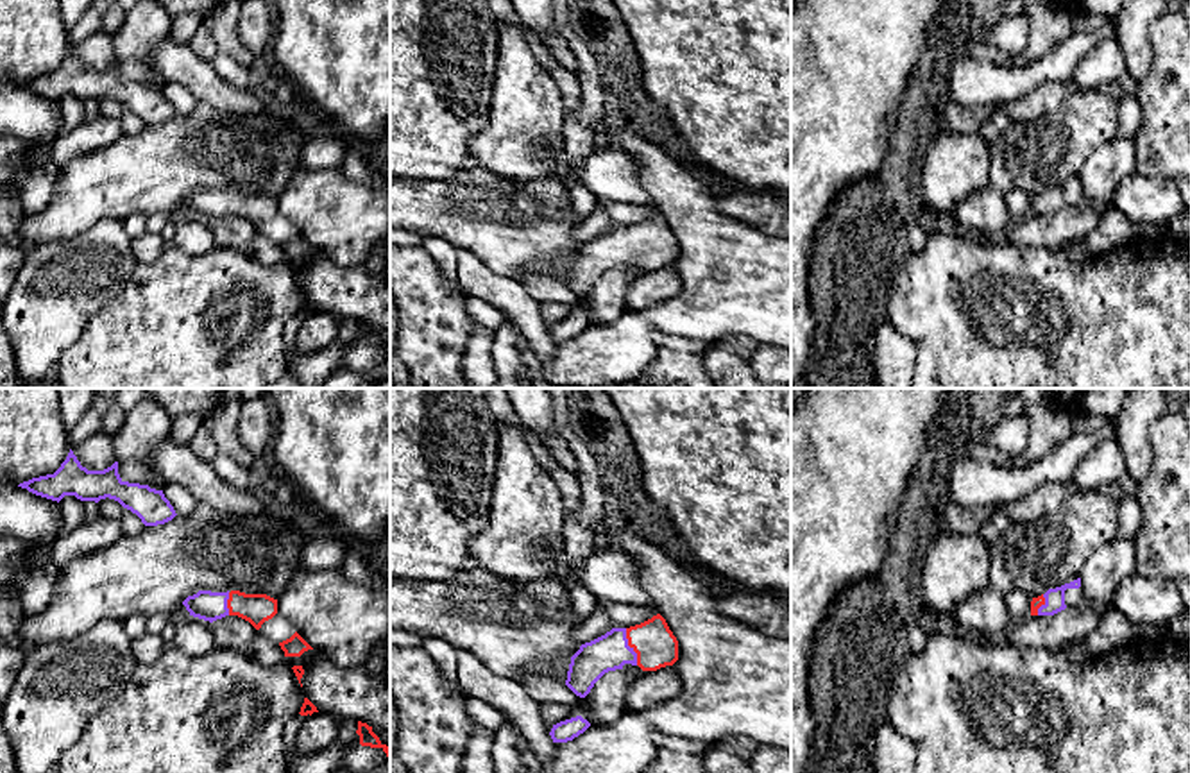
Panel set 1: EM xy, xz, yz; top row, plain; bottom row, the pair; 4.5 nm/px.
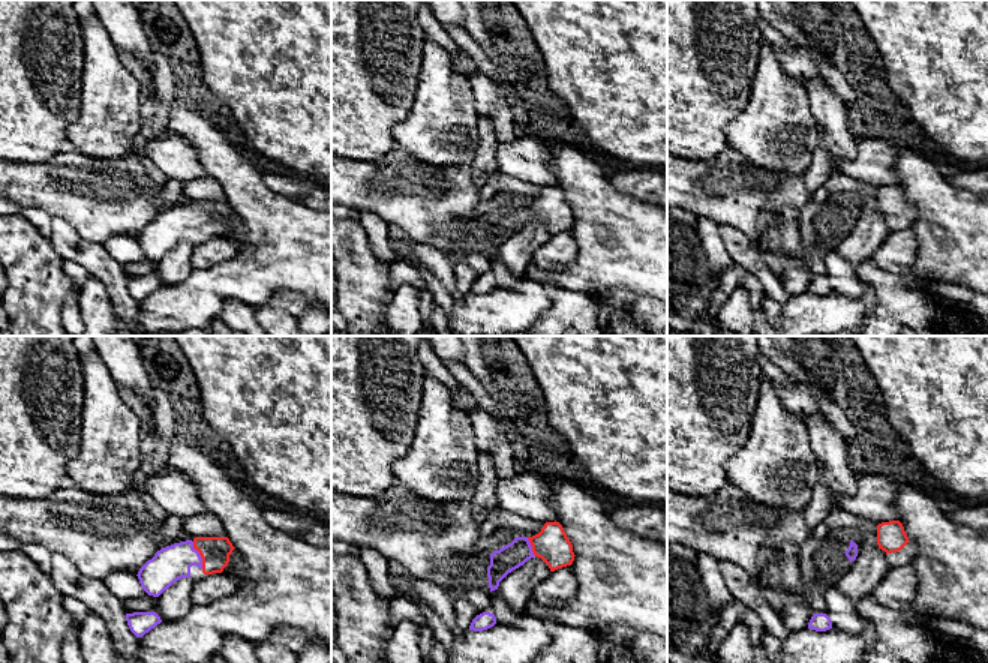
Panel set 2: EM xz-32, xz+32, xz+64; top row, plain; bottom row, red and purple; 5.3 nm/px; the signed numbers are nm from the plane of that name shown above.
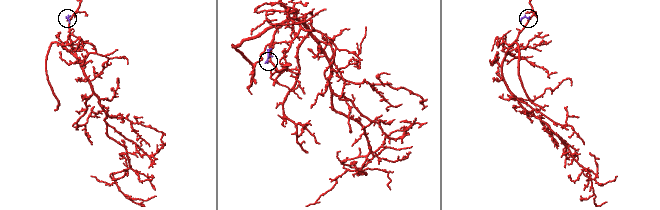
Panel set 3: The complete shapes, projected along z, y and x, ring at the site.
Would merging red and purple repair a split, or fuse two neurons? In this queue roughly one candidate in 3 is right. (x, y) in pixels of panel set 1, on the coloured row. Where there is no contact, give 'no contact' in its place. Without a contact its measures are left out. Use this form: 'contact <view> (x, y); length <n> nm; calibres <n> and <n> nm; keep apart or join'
contact xz (628, 645); length 180 nm; calibres 190 and 170 nm; join

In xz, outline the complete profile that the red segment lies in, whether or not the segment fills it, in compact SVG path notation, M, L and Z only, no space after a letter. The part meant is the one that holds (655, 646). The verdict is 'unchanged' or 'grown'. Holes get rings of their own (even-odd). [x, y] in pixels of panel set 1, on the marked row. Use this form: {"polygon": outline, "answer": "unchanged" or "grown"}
{"polygon": "M657 614L651 619L630 626L612 628L605 635L585 642L571 657L565 685L585 698L594 684L608 671L625 664L642 671L657 671L678 660L678 641L666 619Z", "answer": "grown"}

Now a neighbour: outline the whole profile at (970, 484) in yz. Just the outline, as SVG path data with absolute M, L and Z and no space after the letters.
M1111 422L1093 433L1072 435L1041 460L1015 469L991 462L956 458L947 474L947 505L968 508L1009 505L1041 485L1070 487L1075 465L1104 440L1115 440L1115 426Z

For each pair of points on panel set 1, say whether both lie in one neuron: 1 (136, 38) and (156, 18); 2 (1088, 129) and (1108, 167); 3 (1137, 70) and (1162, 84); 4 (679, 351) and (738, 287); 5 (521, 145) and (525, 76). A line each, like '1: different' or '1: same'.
1: same
2: different
3: different
4: different
5: same

